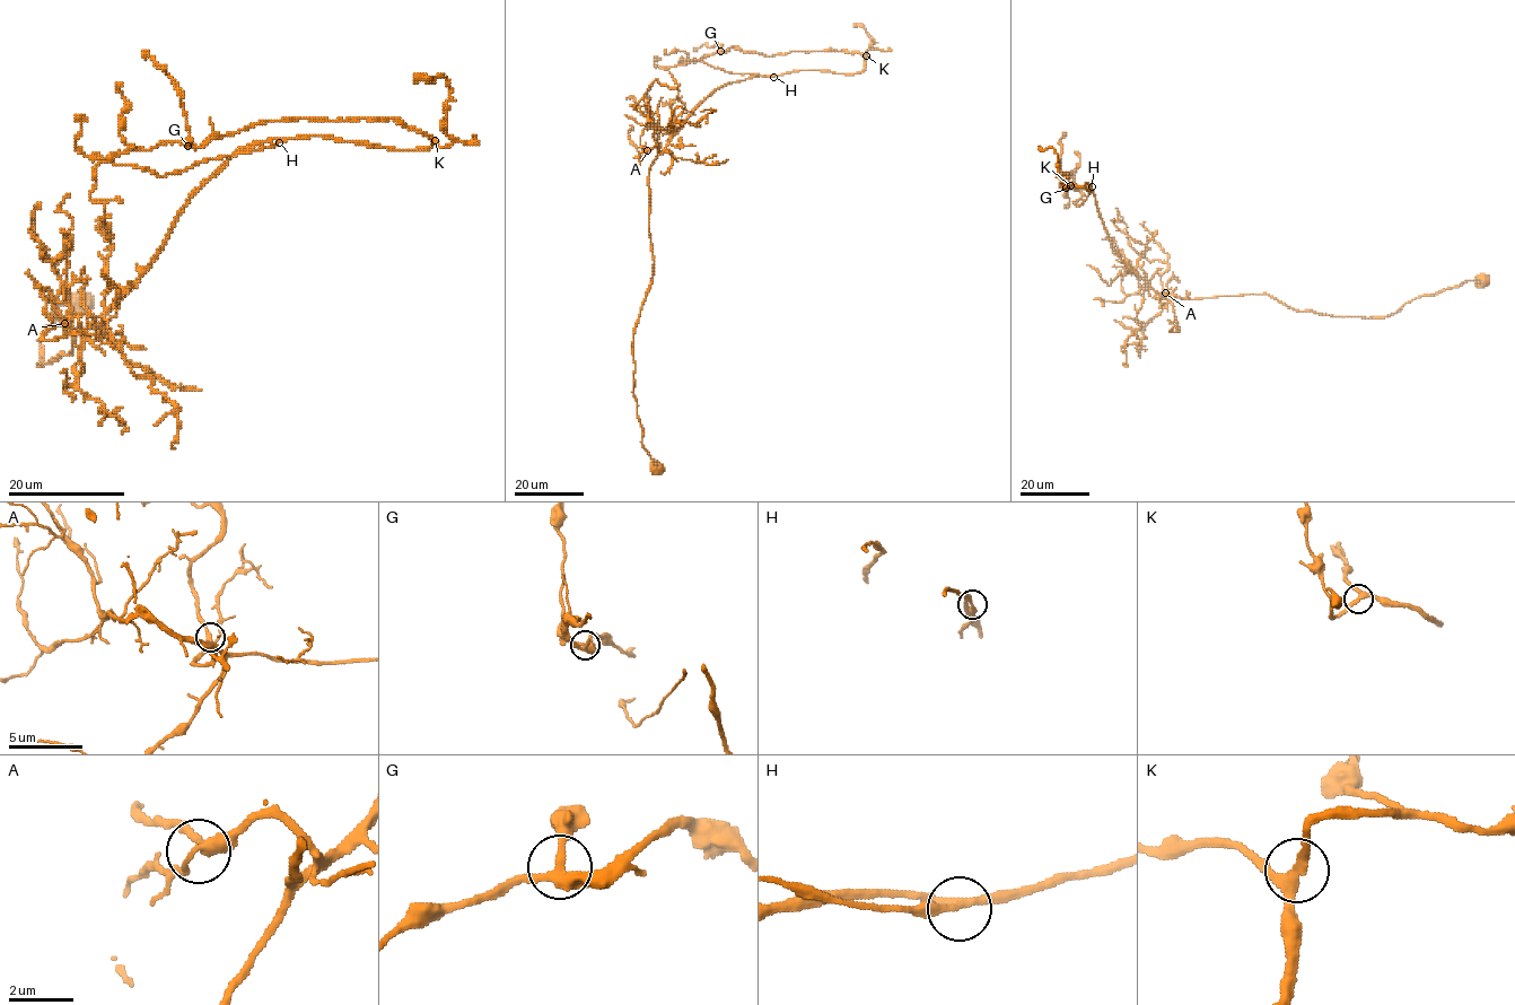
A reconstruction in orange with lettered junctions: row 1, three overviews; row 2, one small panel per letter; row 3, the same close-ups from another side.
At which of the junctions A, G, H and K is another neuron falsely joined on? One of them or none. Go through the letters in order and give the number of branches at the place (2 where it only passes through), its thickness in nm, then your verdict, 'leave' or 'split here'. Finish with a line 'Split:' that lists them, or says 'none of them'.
A: 3 branches meet; 280 nm thick; leave
G: 3 branches meet; 320 nm thick; leave
H: 3 branches meet; 240 nm thick; leave
K: 3 branches meet; 280 nm thick; leave
Split: none of them

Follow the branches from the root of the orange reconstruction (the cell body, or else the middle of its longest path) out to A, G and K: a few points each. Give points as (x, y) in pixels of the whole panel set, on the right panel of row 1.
A: (1481, 281), (1468, 280), (1417, 297), (1393, 313), (1373, 317), (1297, 311), (1264, 294), (1162, 299), (1165, 293)
G: (1481, 281), (1373, 317), (1264, 294), (1167, 297), (1120, 259), (1091, 184), (1065, 173), (1066, 188)
K: (1481, 281), (1468, 280), (1373, 317), (1297, 311), (1264, 294), (1167, 297), (1120, 259), (1091, 184), (1070, 185)

